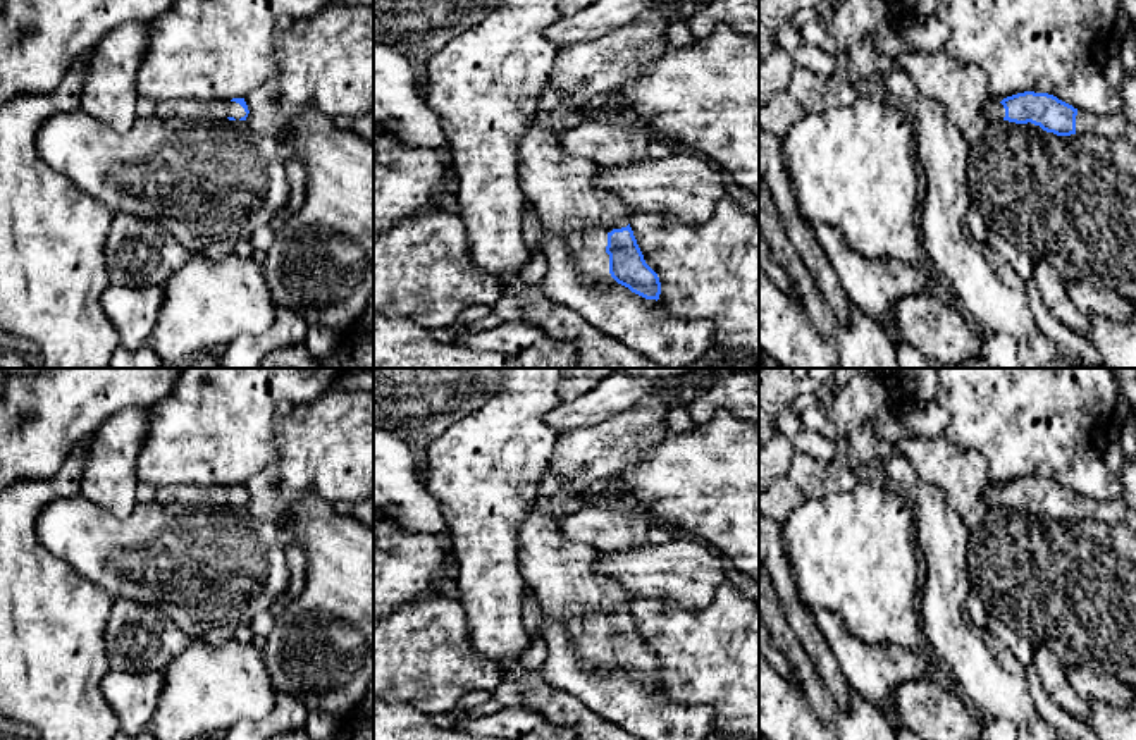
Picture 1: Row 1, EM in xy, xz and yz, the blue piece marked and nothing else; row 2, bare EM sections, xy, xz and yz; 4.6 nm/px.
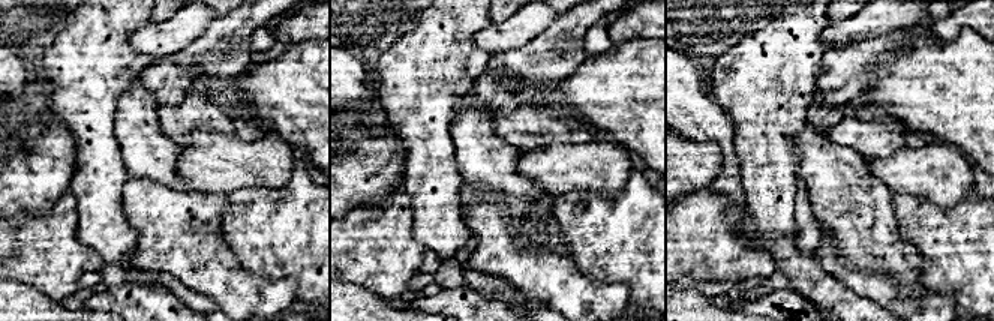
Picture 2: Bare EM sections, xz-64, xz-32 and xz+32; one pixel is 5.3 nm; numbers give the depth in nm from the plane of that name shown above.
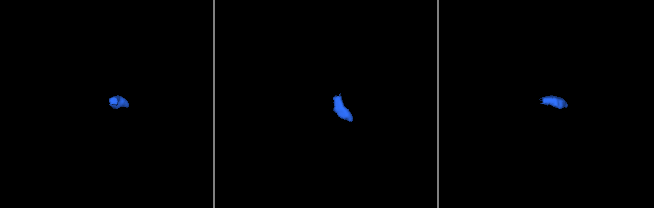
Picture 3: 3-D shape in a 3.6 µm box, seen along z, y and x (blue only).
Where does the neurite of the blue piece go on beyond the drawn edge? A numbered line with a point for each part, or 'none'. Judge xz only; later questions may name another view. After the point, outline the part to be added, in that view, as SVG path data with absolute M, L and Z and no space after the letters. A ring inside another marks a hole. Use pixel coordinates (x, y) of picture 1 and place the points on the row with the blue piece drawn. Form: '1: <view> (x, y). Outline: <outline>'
1: xz (561, 188). Outline: M537 115L518 141L518 157L522 189L546 231L568 237L583 225L608 234L630 224L633 213L627 205L596 182L601 167L565 150L559 134L544 129Z

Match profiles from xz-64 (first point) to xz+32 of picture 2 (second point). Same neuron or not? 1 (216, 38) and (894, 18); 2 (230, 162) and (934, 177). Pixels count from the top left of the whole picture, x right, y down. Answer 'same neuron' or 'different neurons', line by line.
1: different neurons
2: same neuron

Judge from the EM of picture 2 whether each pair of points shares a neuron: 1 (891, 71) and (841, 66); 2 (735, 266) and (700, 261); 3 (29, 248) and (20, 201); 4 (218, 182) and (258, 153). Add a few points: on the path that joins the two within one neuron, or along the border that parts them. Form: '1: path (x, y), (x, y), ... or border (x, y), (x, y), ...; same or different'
1: border (904, 48), (879, 54), (871, 62); different
2: path (726, 263), (709, 261); same
3: border (56, 200), (45, 215), (15, 216); different
4: path (228, 171), (236, 164), (248, 164); same

